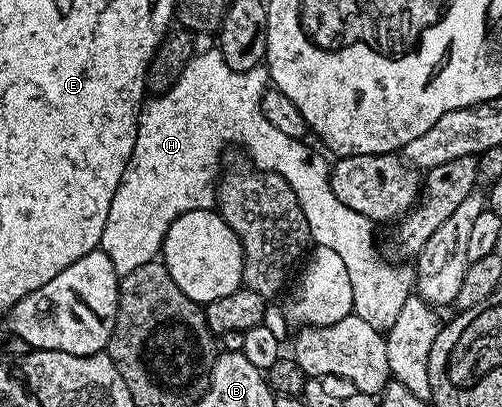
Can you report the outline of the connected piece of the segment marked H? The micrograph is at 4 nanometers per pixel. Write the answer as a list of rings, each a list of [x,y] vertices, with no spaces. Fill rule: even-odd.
[[[220,49],[194,55],[187,68],[183,68],[183,76],[175,80],[170,90],[165,94],[150,97],[142,105],[141,115],[137,117],[135,148],[123,172],[123,180],[119,180],[119,188],[115,188],[115,200],[111,200],[111,212],[107,212],[107,224],[103,228],[99,248],[109,257],[118,276],[135,272],[139,264],[154,261],[161,253],[161,245],[165,242],[165,236],[174,220],[187,212],[214,209],[219,167],[222,165],[226,149],[234,146],[244,151],[248,161],[258,170],[275,172],[283,176],[287,184],[291,184],[291,192],[295,192],[295,200],[299,200],[299,208],[303,208],[303,216],[307,216],[310,239],[316,245],[339,252],[339,257],[343,259],[347,276],[351,280],[353,313],[359,316],[359,320],[371,324],[371,328],[386,332],[398,319],[403,304],[414,293],[414,267],[409,264],[394,264],[392,261],[384,262],[376,244],[373,243],[374,222],[367,216],[359,216],[359,212],[347,208],[347,204],[342,204],[339,196],[331,192],[331,166],[328,161],[325,163],[326,155],[316,154],[308,146],[308,141],[279,132],[279,128],[274,128],[271,120],[263,116],[261,98],[270,86],[269,71],[264,65],[251,68],[247,72],[235,72],[229,67],[227,60],[223,60]]]

